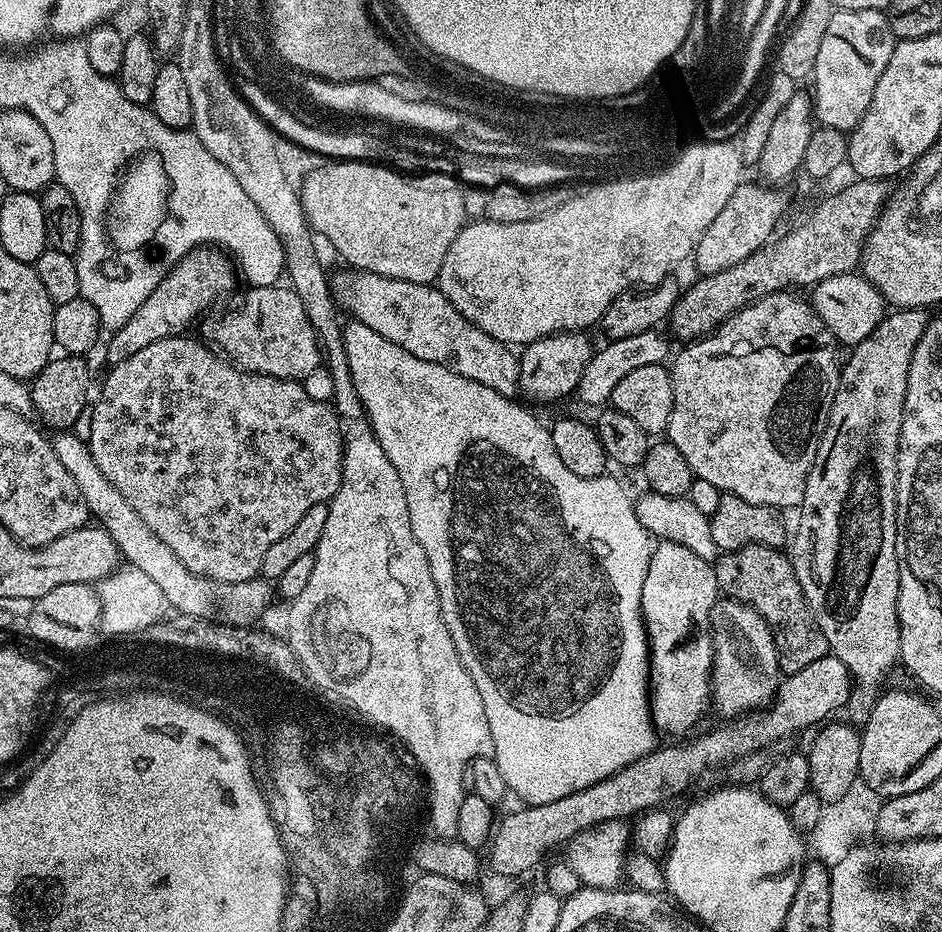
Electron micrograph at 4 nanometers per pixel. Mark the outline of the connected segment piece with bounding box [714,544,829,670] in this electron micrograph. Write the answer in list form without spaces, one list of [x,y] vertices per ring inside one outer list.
[[[751,544],[723,553],[715,561],[714,567],[717,589],[725,597],[750,605],[772,627],[776,651],[785,669],[810,666],[810,662],[818,662],[818,658],[829,655],[826,634],[822,634],[802,594],[802,586],[794,574],[791,559],[781,549]]]

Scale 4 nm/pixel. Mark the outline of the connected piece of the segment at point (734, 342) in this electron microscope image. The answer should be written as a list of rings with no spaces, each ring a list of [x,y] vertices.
[[[788,290],[775,292],[760,300],[755,300],[753,304],[746,305],[743,310],[736,312],[729,320],[724,321],[715,332],[701,336],[699,340],[685,343],[681,347],[684,349],[677,354],[676,361],[674,361],[674,356],[670,364],[674,406],[670,410],[670,422],[666,436],[674,446],[678,446],[682,458],[686,458],[686,462],[690,462],[693,477],[718,486],[721,494],[737,496],[746,502],[754,502],[758,506],[777,510],[799,509],[802,498],[806,494],[806,478],[810,474],[820,439],[824,437],[824,431],[828,425],[828,415],[832,409],[834,394],[838,390],[841,370],[838,360],[836,364],[838,342],[830,334],[830,330],[822,322],[822,318],[818,318],[816,309],[812,307],[811,303],[805,297],[803,300],[800,296],[791,296],[792,294]]]

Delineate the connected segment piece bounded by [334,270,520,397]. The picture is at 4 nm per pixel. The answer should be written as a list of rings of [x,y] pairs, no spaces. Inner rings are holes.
[[[344,270],[340,277],[334,280],[334,295],[339,307],[349,313],[351,319],[362,322],[374,330],[374,334],[382,334],[394,346],[402,346],[414,358],[422,358],[422,362],[434,362],[438,366],[446,366],[446,370],[462,374],[462,378],[470,378],[490,390],[498,390],[498,394],[515,397],[520,383],[520,362],[517,353],[511,347],[486,334],[474,322],[470,322],[460,313],[443,294],[439,287],[432,284],[406,282],[398,278],[390,278],[373,272],[359,270]]]

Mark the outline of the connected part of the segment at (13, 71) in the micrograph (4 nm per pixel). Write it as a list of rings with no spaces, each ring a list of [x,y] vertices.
[[[60,38],[55,42],[45,44],[48,45],[41,50],[36,60],[29,62],[28,68],[24,64],[6,65],[4,84],[8,88],[16,88],[21,84],[25,94],[32,96],[32,100],[23,101],[22,107],[25,112],[32,112],[34,118],[38,118],[38,122],[42,122],[42,130],[46,130],[46,134],[50,134],[50,142],[54,146],[56,180],[62,186],[66,186],[66,190],[70,190],[70,194],[74,194],[74,202],[78,206],[78,214],[82,220],[80,247],[74,253],[78,266],[78,286],[81,296],[90,301],[94,310],[98,310],[101,329],[107,330],[109,333],[118,331],[120,327],[130,321],[131,315],[142,306],[142,302],[154,293],[155,287],[162,282],[164,276],[171,271],[175,264],[184,255],[194,252],[201,246],[215,246],[230,254],[231,259],[238,265],[239,275],[241,277],[244,275],[249,280],[247,282],[249,285],[261,288],[267,284],[276,284],[286,268],[284,247],[278,234],[274,234],[274,230],[266,222],[262,210],[258,210],[258,206],[254,206],[254,202],[250,200],[250,194],[246,194],[246,190],[242,190],[242,186],[238,186],[238,178],[234,178],[234,174],[230,174],[230,170],[226,170],[226,166],[222,166],[222,162],[218,162],[214,158],[214,154],[210,154],[210,150],[206,150],[206,146],[202,146],[202,142],[198,142],[198,138],[191,131],[166,126],[162,122],[158,122],[151,107],[130,102],[130,98],[126,98],[126,94],[122,94],[119,83],[115,79],[98,74],[98,70],[94,70],[94,66],[90,66],[90,58],[86,58],[86,46],[79,39]]]

